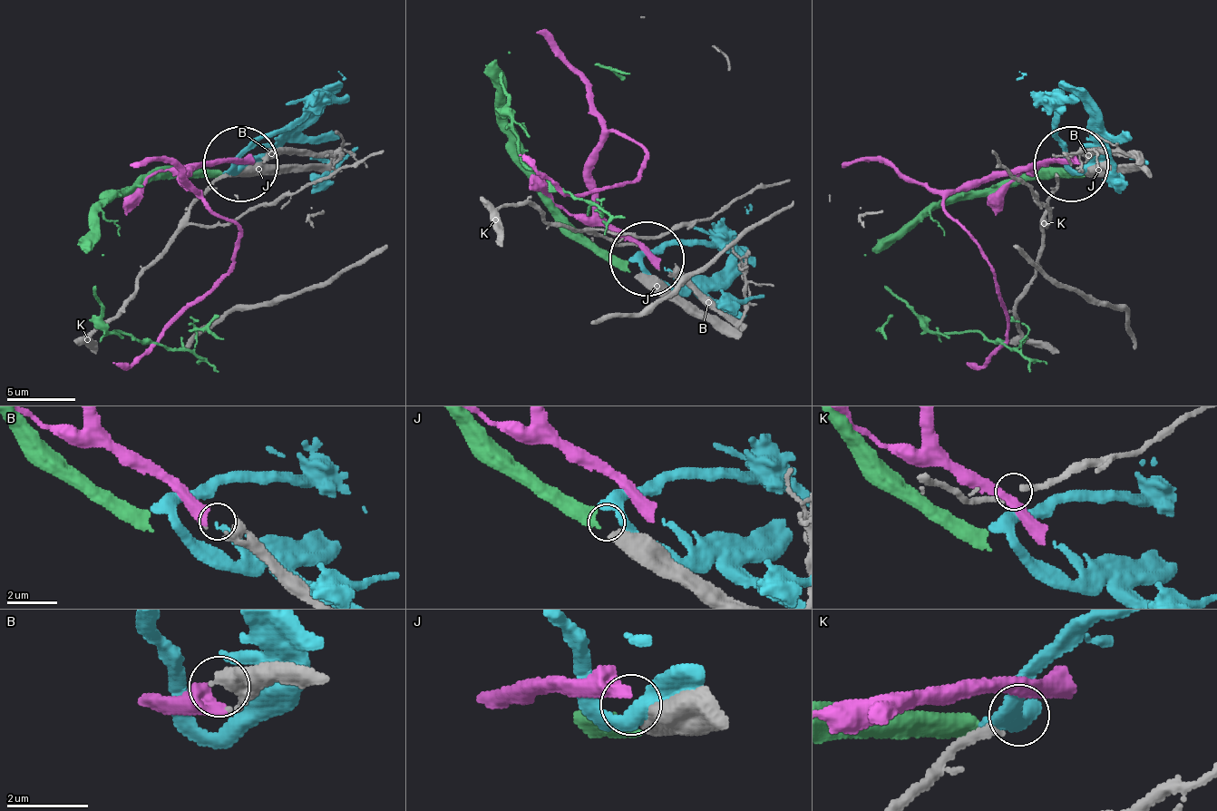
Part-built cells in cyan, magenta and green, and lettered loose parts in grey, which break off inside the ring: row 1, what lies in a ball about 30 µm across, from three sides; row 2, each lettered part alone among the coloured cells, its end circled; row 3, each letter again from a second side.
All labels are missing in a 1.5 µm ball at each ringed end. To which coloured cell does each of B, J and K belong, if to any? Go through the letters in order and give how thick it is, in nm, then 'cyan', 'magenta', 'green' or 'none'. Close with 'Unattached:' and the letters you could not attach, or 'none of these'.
B: calibre 240 nm; magenta
J: calibre 600 nm; green
K: calibre 200 nm; none
Unattached: K

